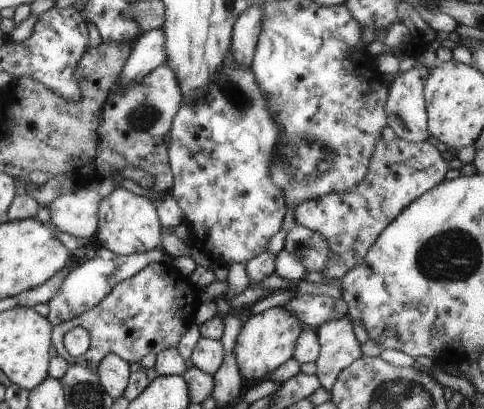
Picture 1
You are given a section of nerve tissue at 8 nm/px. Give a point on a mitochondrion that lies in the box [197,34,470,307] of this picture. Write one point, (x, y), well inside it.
(306, 159)

